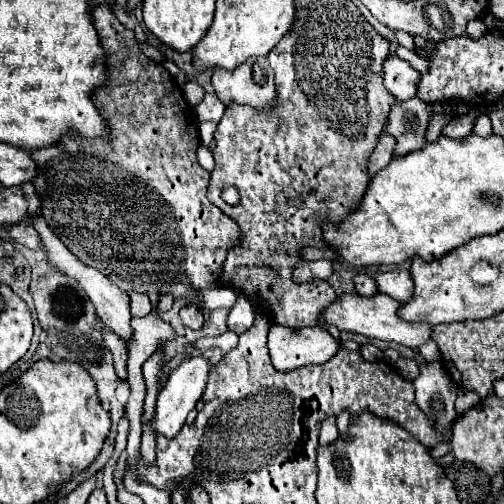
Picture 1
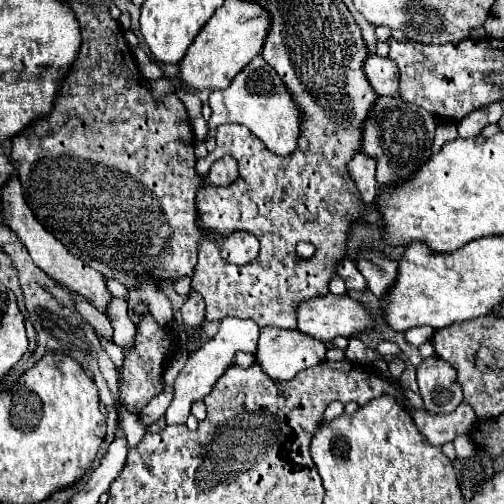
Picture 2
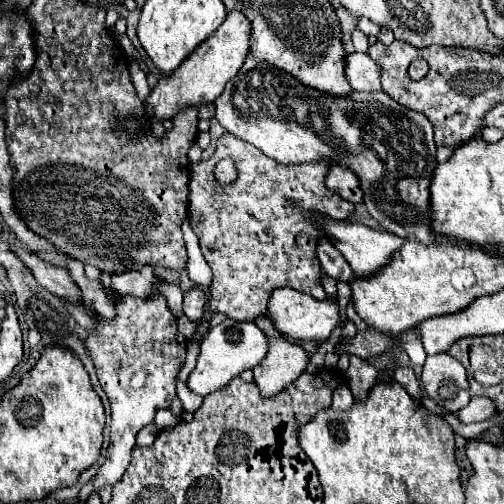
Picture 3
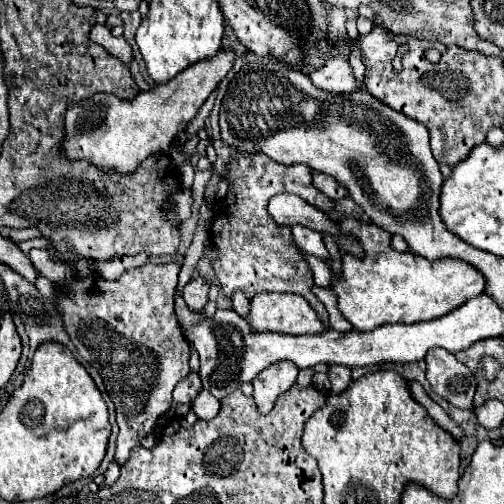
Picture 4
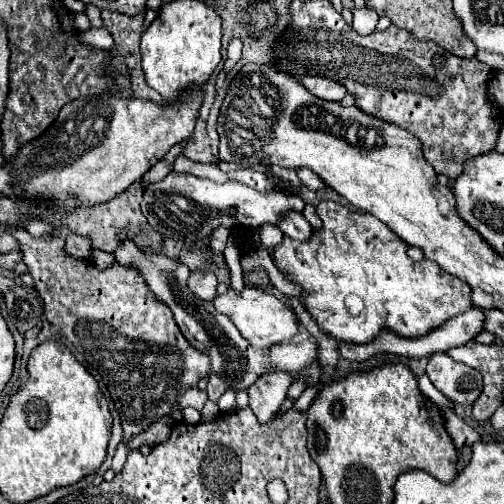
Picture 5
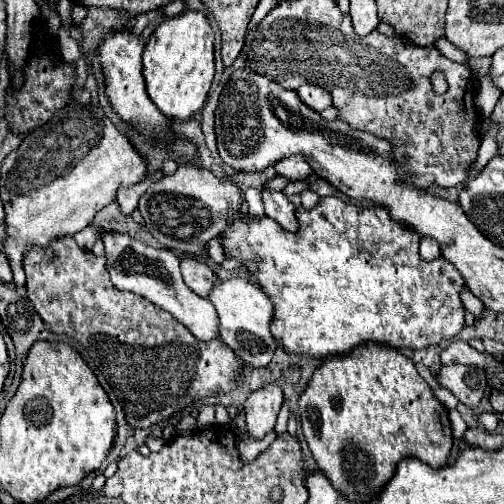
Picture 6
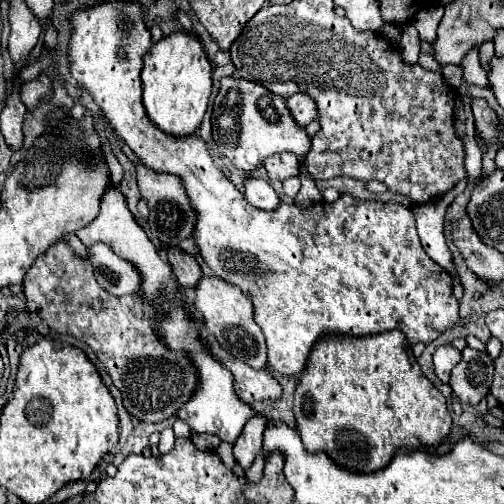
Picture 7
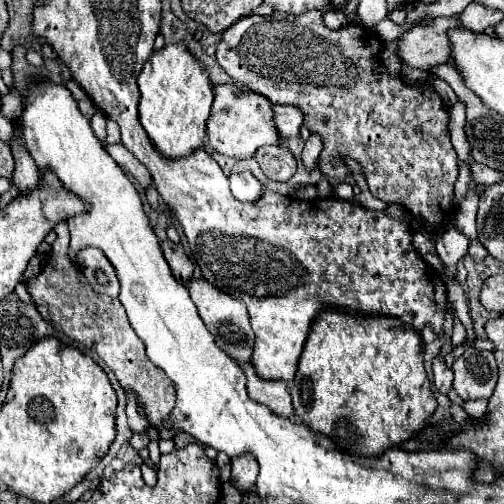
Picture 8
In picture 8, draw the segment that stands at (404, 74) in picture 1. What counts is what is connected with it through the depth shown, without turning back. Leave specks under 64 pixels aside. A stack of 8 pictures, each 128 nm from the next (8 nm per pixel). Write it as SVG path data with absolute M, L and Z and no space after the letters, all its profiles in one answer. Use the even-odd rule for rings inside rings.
M272 106L274 112L274 126L280 138L292 138L300 136L300 126L302 126L302 116L296 106Z

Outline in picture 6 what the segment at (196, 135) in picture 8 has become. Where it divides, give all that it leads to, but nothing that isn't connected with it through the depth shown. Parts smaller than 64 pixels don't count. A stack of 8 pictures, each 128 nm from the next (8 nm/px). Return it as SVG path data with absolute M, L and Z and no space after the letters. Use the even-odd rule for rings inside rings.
M190 12L164 20L150 36L144 54L144 78L150 100L172 120L190 120L204 104L214 78L214 32L202 12Z

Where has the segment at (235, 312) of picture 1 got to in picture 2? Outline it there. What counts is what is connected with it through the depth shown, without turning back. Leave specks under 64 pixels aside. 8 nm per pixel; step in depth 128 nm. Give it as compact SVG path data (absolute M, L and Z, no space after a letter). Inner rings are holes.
M224 318L216 336L212 340L204 342L202 348L188 358L184 370L176 378L174 400L166 410L166 424L184 424L186 418L190 416L192 402L204 400L204 396L208 396L208 392L214 388L216 380L220 380L220 376L234 364L234 358L236 358L238 352L254 354L256 352L256 342L258 342L258 326L252 324L252 320Z

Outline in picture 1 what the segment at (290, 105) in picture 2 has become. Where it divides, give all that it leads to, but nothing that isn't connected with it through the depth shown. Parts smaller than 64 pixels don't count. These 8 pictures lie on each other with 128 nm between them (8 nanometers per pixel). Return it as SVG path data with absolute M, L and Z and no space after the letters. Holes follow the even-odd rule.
M266 58L246 60L236 68L236 72L218 70L212 74L212 84L216 96L224 106L244 104L252 106L258 112L264 112L276 102L276 84L274 70ZM205 121L200 124L200 142L202 142L202 146L210 146L216 127L217 124L211 121Z

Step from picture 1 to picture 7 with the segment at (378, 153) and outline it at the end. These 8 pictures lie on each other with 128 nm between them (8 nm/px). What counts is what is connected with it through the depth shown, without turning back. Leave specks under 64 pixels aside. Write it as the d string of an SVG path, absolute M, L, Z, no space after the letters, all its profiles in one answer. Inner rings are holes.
M290 152L272 154L264 160L264 168L270 180L284 182L290 176L298 176L298 156L292 156Z

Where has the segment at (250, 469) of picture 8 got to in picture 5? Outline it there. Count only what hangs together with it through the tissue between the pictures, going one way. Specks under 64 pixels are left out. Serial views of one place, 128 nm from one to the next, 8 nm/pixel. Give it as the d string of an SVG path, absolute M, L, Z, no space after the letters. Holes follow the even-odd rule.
M268 372L268 374L262 374L260 380L256 380L248 388L250 408L260 424L266 424L268 420L274 418L274 414L278 412L280 404L286 398L290 384L292 384L292 378L286 372Z

